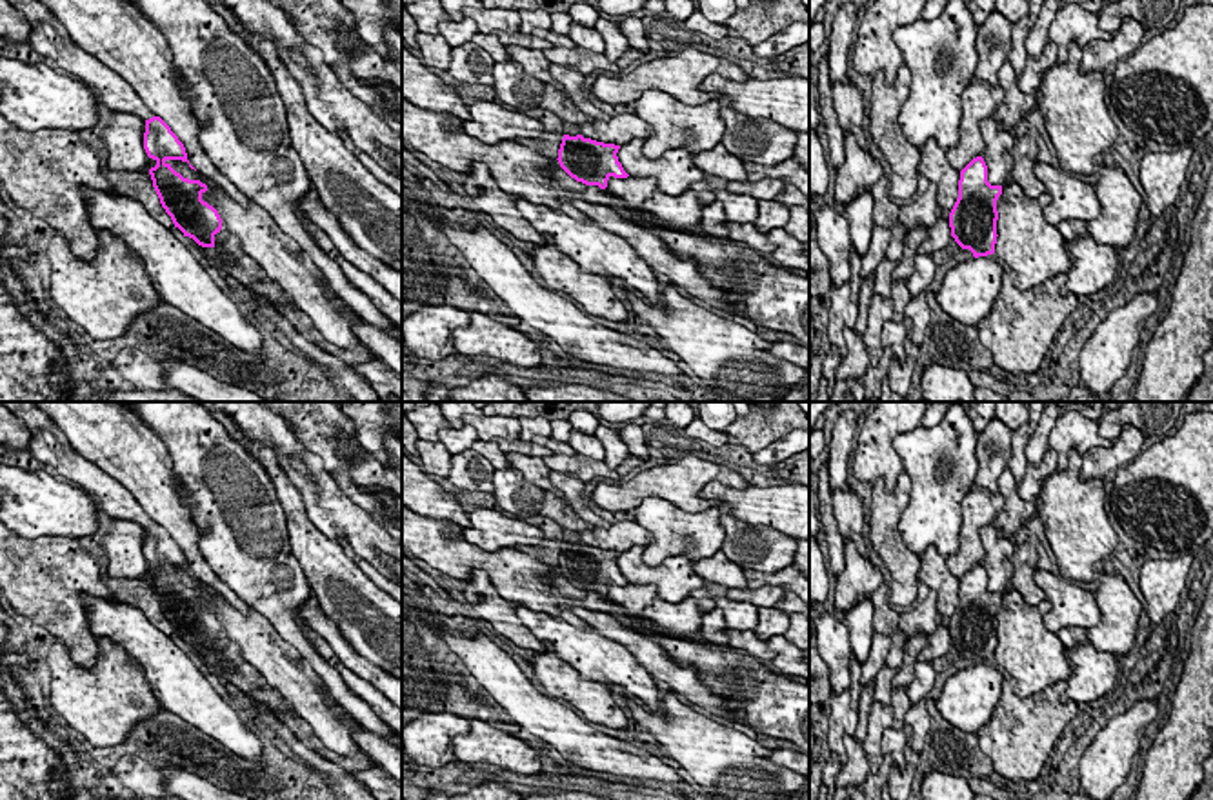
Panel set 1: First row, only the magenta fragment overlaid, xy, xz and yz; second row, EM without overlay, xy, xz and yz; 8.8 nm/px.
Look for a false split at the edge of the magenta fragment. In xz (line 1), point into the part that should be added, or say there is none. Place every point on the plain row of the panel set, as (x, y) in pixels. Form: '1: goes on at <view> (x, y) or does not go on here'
1: does not go on here

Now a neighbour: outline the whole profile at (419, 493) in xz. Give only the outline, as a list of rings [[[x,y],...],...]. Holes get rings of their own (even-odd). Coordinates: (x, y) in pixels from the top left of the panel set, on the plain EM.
[[[402,453],[402,505],[413,513],[471,527],[469,513]]]

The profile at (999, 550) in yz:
[[[989,524],[980,529],[982,545],[986,551],[984,569],[987,573],[987,589],[991,593],[1006,593],[1011,589],[1011,575],[1013,575],[1013,540],[1007,540],[1000,535],[995,524]]]

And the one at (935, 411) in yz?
[[[931,402],[922,416],[922,425],[924,427],[938,425],[953,404],[962,402]]]

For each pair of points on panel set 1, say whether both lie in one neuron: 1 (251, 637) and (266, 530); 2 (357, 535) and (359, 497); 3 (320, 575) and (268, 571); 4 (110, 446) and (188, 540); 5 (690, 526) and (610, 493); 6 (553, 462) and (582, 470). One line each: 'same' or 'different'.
1: different
2: different
3: different
4: same
5: different
6: same

